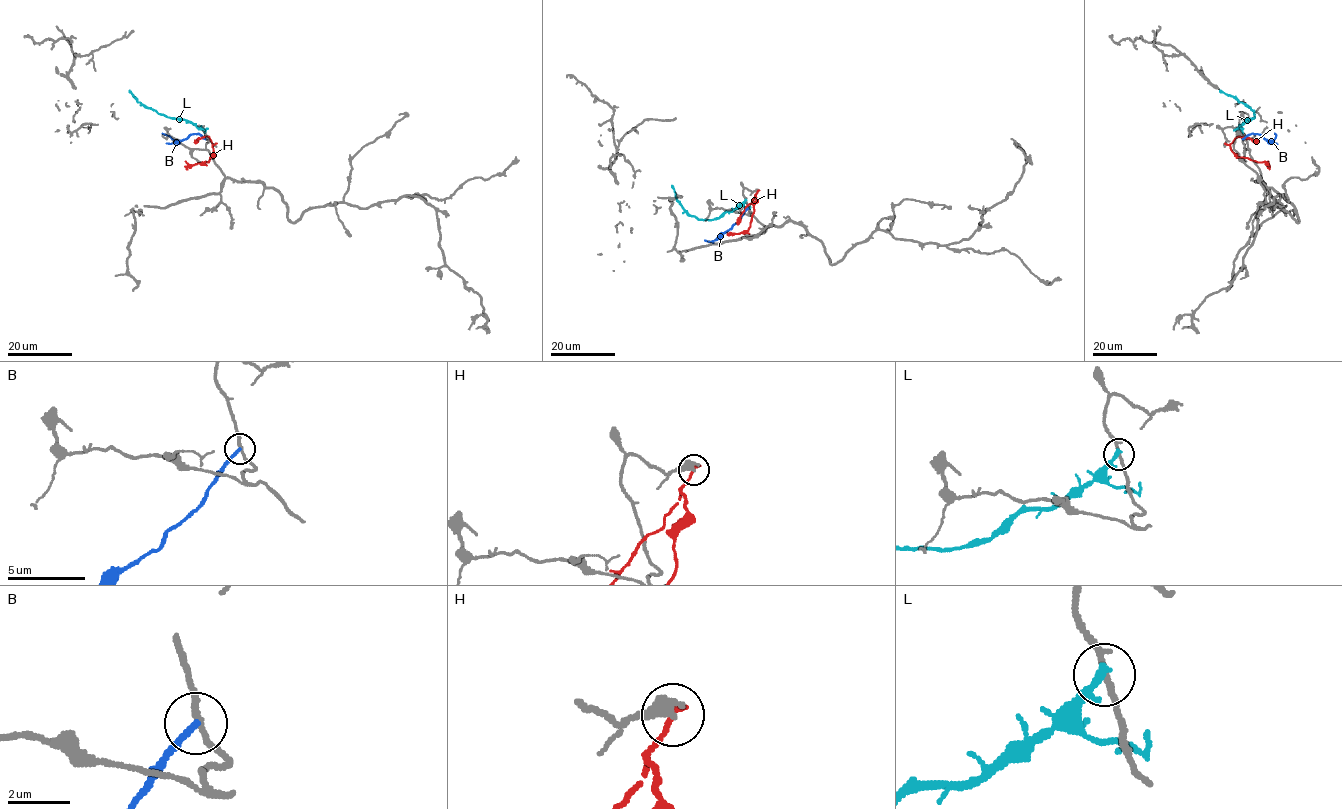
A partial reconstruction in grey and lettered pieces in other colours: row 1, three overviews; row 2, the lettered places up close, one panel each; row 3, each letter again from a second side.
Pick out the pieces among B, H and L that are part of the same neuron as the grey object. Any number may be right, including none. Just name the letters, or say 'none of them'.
none of them

